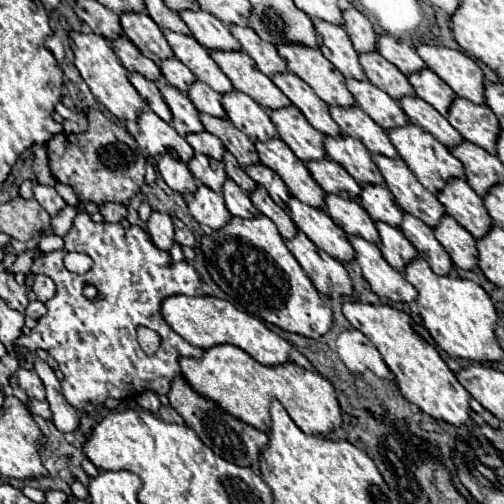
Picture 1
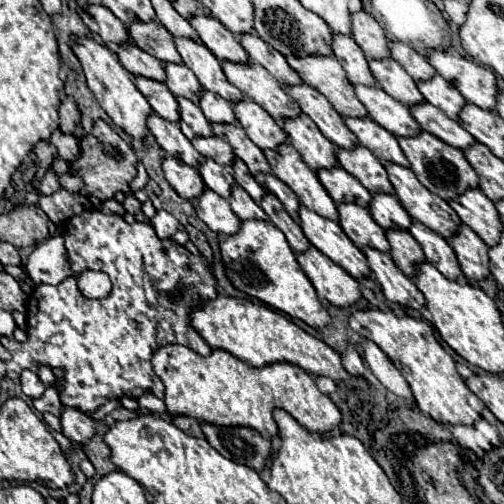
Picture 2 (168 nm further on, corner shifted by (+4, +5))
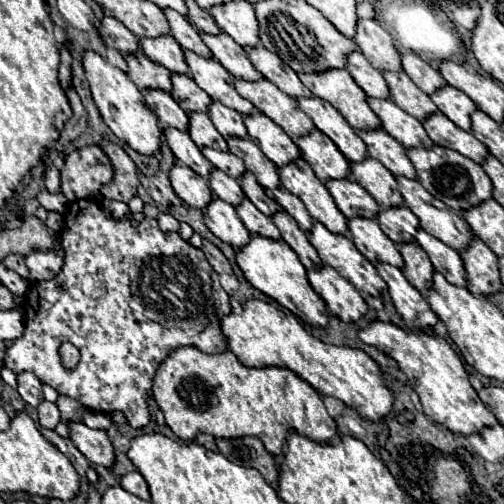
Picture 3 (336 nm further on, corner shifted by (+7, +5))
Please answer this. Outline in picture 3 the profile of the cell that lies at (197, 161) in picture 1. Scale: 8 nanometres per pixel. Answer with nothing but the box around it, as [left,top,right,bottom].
[210,169,244,207]

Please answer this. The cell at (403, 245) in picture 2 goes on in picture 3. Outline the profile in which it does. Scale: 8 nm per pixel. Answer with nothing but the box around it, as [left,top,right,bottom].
[398,243,434,293]

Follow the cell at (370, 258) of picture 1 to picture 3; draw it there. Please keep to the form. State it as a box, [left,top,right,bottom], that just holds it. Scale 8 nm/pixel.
[376,263,438,329]

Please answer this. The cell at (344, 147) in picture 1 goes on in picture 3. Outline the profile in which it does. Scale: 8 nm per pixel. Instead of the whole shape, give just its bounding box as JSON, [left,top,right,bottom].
[350,157,404,209]

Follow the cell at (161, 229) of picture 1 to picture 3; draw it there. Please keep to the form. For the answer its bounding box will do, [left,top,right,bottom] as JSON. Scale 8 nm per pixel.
[158,213,180,231]

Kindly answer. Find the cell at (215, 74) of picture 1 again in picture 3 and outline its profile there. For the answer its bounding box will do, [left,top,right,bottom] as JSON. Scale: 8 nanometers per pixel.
[186,51,256,115]

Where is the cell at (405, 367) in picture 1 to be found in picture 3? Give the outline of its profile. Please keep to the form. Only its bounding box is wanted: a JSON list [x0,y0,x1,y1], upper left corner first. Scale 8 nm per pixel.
[360,321,498,435]

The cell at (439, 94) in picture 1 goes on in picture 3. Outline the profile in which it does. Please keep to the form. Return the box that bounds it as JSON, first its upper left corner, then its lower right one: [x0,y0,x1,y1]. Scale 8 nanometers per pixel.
[430,87,478,131]

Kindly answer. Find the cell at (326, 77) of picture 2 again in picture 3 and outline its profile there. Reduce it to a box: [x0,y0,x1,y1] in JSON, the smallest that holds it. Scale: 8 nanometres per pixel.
[300,69,382,131]

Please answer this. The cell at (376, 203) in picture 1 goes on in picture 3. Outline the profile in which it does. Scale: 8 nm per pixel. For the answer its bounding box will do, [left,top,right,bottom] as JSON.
[378,205,420,243]

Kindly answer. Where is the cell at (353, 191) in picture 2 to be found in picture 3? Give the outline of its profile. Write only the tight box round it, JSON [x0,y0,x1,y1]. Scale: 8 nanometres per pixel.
[326,179,380,219]

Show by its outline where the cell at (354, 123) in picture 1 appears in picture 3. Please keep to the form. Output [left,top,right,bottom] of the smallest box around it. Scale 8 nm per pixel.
[358,129,416,179]

